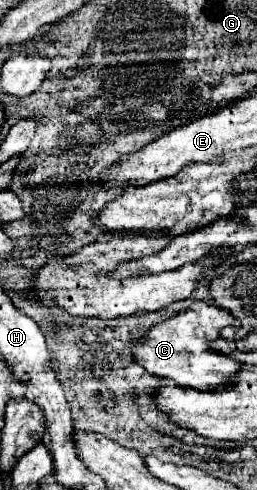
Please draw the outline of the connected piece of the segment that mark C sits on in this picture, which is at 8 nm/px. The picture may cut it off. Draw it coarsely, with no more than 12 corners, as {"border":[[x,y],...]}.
{"border":[[212,302],[146,330],[132,360],[178,386],[214,390],[240,362],[208,342],[236,318]]}

